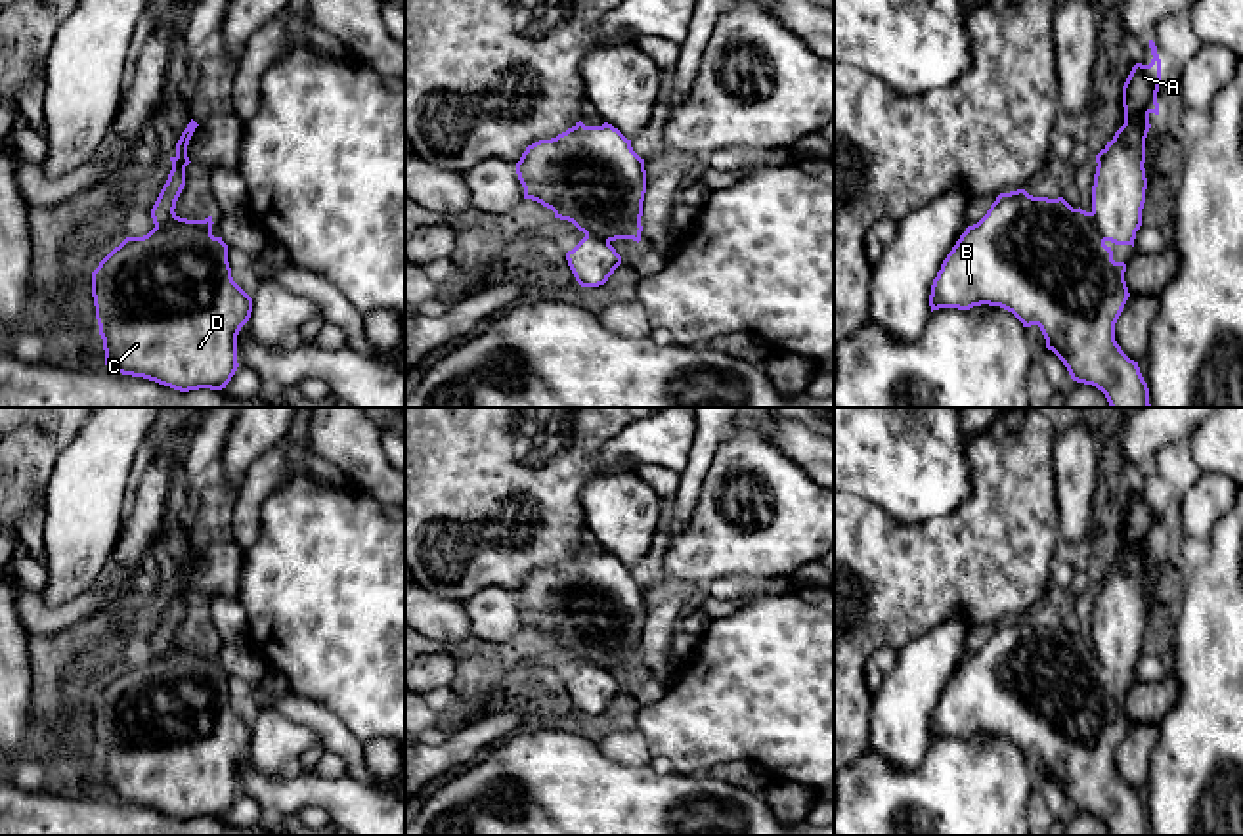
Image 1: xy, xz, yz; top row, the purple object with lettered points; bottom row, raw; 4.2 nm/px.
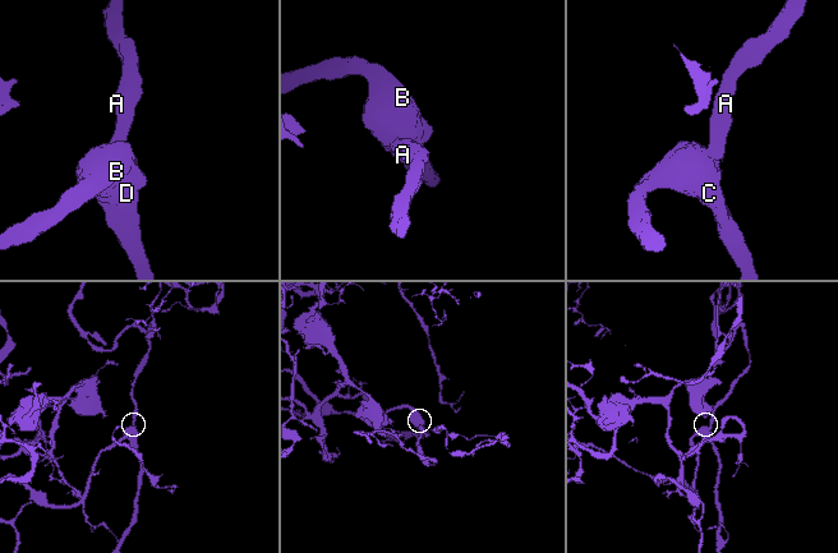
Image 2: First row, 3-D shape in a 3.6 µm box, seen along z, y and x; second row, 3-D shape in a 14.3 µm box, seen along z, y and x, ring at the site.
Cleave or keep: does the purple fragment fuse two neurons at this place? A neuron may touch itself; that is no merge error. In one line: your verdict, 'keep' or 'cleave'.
keep

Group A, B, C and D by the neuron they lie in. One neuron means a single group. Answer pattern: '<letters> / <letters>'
A B C D

